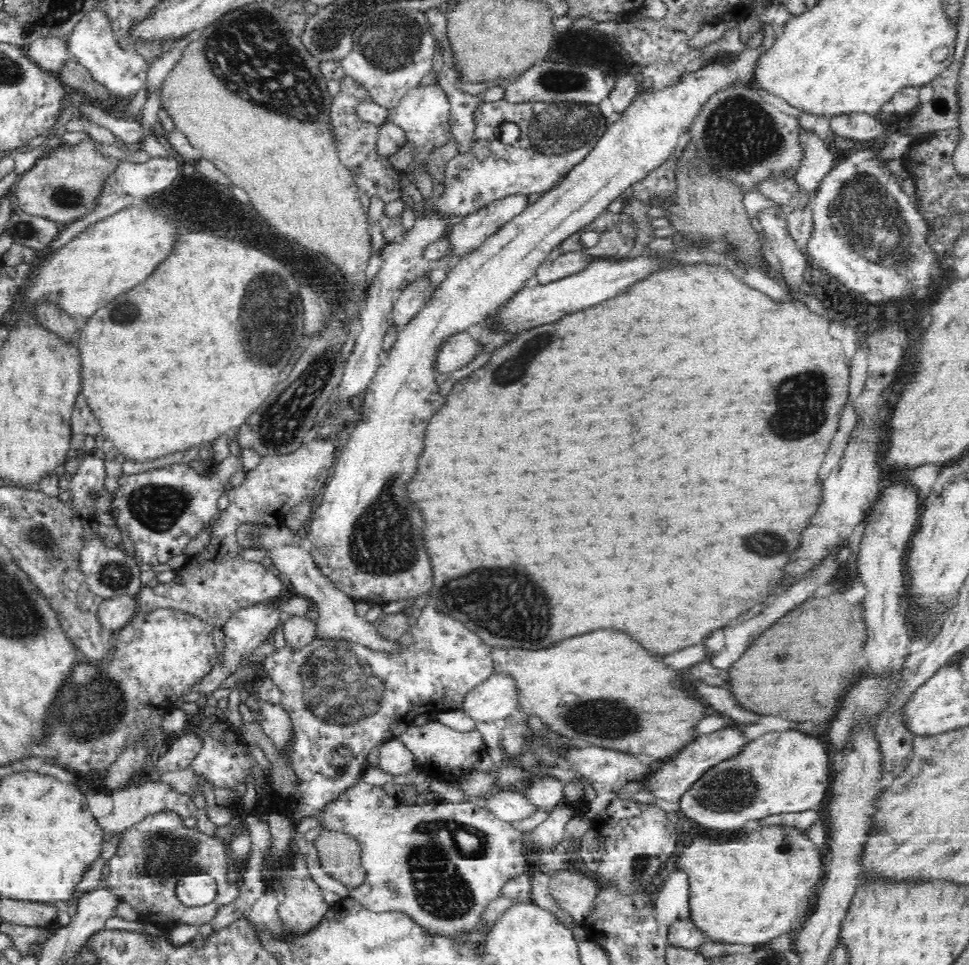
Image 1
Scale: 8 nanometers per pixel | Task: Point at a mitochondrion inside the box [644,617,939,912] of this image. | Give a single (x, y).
(732, 793)

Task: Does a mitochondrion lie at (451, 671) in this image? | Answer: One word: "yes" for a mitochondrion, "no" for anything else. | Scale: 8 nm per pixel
no

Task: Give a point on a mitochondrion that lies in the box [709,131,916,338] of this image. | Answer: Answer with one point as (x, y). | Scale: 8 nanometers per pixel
(861, 213)

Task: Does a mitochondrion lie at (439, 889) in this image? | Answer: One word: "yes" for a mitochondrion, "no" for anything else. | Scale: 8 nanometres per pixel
yes

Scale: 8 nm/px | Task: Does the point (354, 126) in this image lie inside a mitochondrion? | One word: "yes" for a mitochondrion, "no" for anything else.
no

